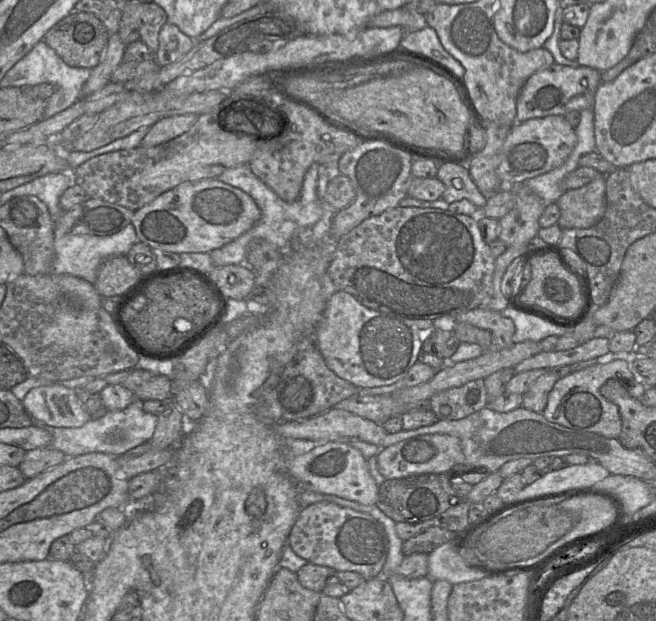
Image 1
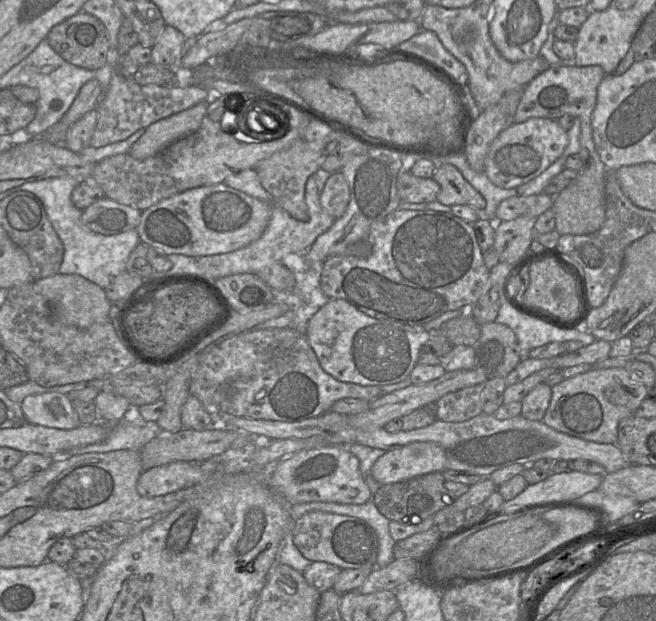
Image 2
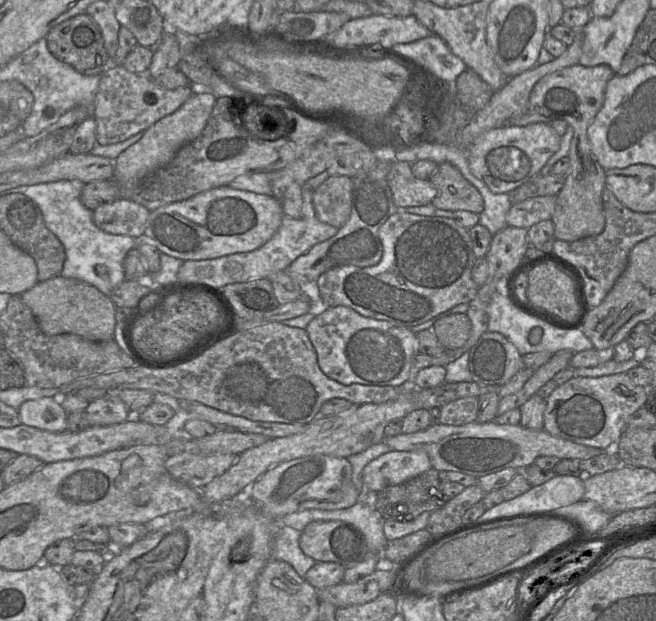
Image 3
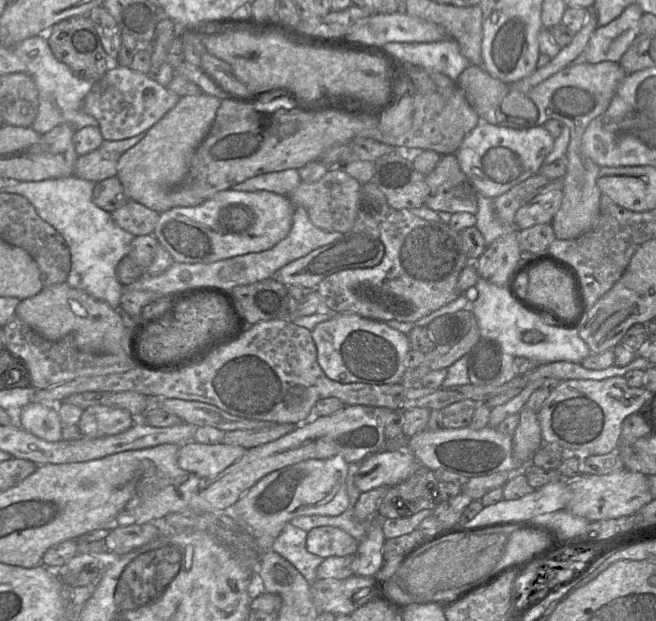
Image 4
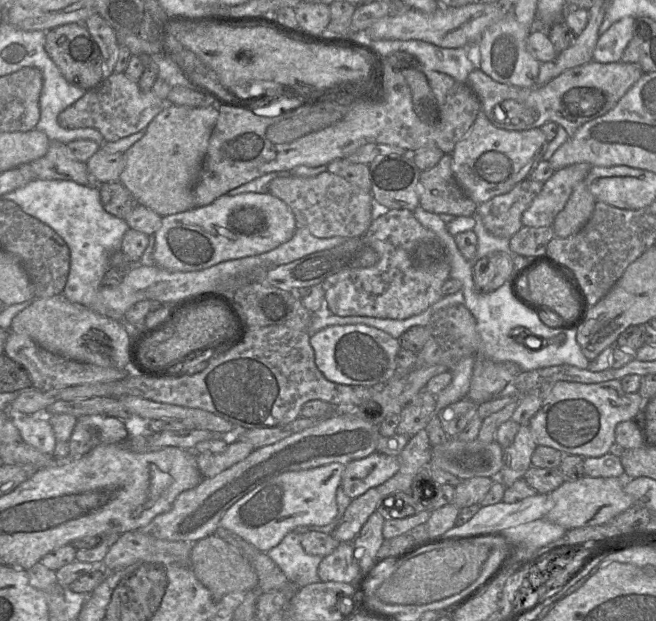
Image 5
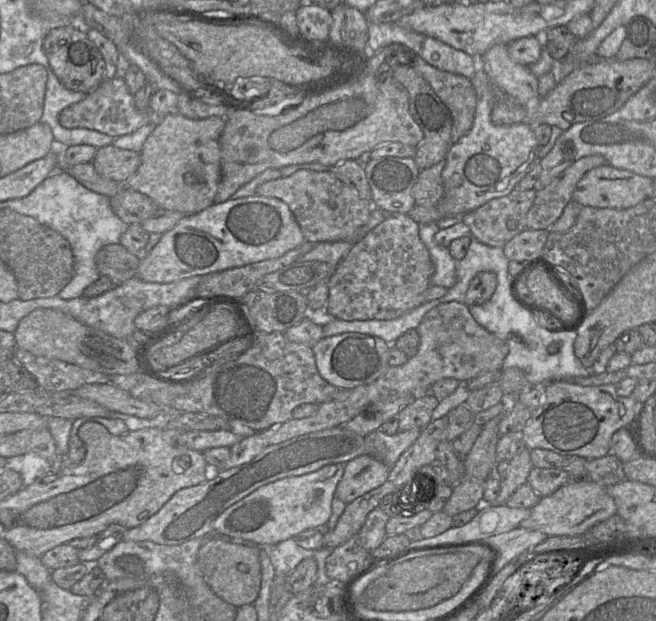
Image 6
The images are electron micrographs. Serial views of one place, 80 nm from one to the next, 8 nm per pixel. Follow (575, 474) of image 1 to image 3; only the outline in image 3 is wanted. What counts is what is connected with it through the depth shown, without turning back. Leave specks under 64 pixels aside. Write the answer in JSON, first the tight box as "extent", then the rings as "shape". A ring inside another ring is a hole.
{"extent":[469,475,585,524],"shape":[[[556,475],[549,481],[539,486],[531,487],[524,494],[508,501],[494,506],[491,509],[487,509],[485,513],[476,521],[469,524],[477,524],[485,521],[494,520],[501,517],[521,517],[521,516],[533,516],[542,515],[544,513],[559,509],[576,503],[584,499],[585,484],[584,475]]]}

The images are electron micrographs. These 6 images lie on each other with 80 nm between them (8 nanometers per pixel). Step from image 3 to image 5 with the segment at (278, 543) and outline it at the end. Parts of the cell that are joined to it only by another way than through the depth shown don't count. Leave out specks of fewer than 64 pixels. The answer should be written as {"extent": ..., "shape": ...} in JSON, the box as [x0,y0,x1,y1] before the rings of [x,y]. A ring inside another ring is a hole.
{"extent":[267,531,324,588],"shape":[[[292,531],[277,546],[267,551],[267,555],[288,580],[299,588],[321,581],[318,567],[324,558],[306,553],[302,546],[301,535],[297,531]]]}

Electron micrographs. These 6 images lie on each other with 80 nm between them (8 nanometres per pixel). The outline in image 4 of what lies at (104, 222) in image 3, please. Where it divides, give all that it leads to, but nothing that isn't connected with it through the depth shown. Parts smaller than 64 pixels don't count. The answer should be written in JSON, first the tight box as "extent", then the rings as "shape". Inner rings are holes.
{"extent":[111,200,160,236],"shape":[[[133,200],[111,212],[114,222],[134,236],[151,235],[159,215],[160,213]]]}

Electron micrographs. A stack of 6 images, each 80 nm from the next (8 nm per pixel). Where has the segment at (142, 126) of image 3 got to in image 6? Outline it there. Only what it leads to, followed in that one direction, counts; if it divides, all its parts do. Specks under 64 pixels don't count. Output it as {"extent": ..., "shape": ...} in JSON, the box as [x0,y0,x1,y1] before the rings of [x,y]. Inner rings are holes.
{"extent":[58,77,153,138],"shape":[[[114,77],[103,80],[86,97],[73,105],[64,108],[58,116],[61,126],[67,129],[86,128],[117,138],[130,134],[140,127],[153,122],[152,113],[139,111],[134,105],[134,95],[130,93],[124,78]]]}

